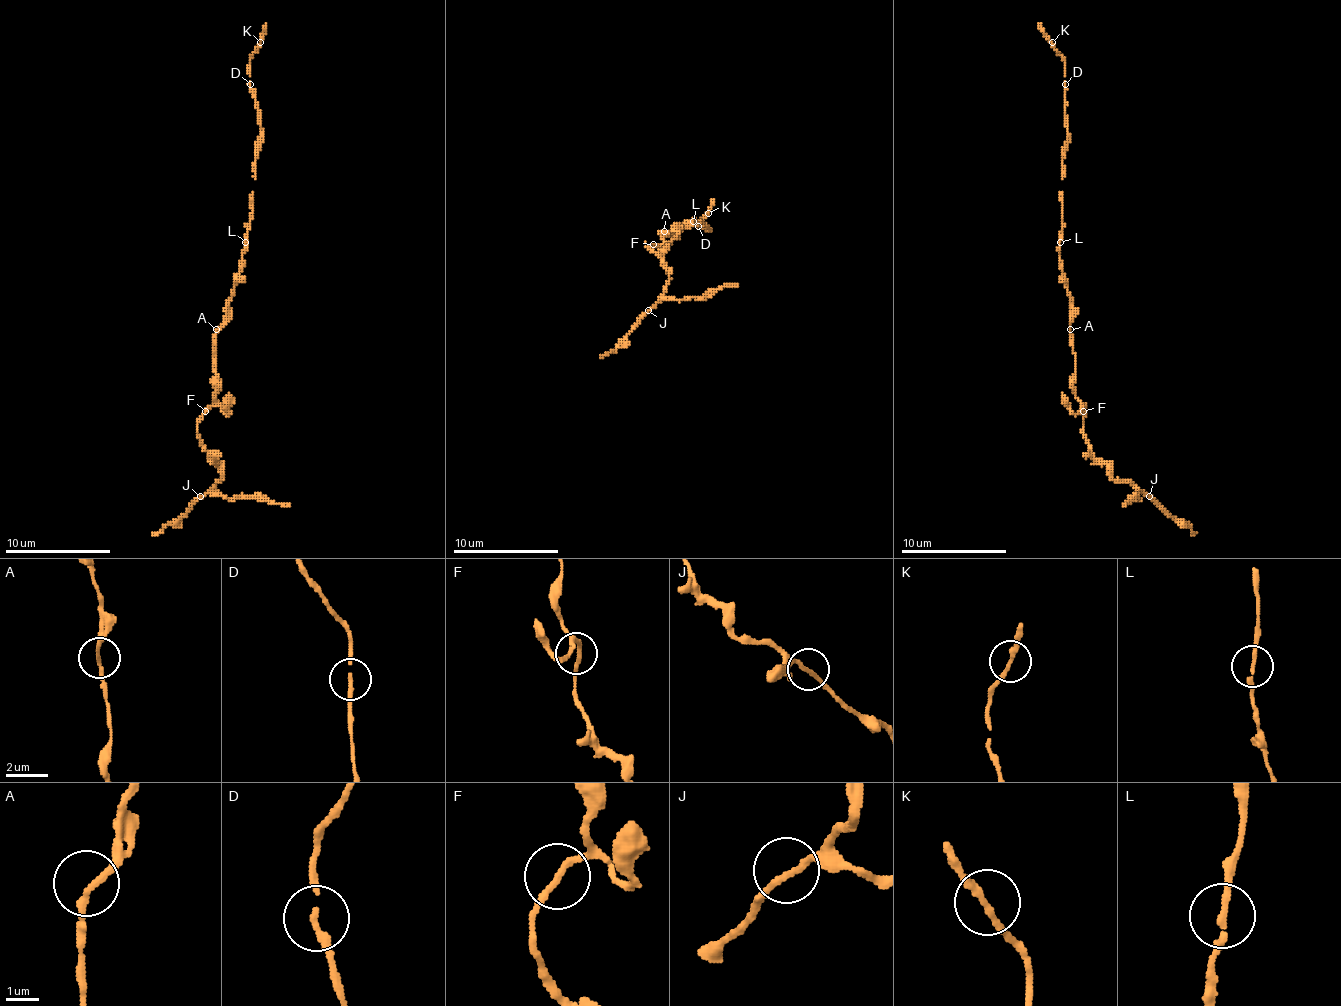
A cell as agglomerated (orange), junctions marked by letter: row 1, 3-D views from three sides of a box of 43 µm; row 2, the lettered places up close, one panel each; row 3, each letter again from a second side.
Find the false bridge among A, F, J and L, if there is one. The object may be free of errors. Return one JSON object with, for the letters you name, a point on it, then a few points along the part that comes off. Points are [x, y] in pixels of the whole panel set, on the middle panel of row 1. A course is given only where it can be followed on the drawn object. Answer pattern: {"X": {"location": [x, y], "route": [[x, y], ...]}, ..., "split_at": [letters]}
{"split_at": []}

